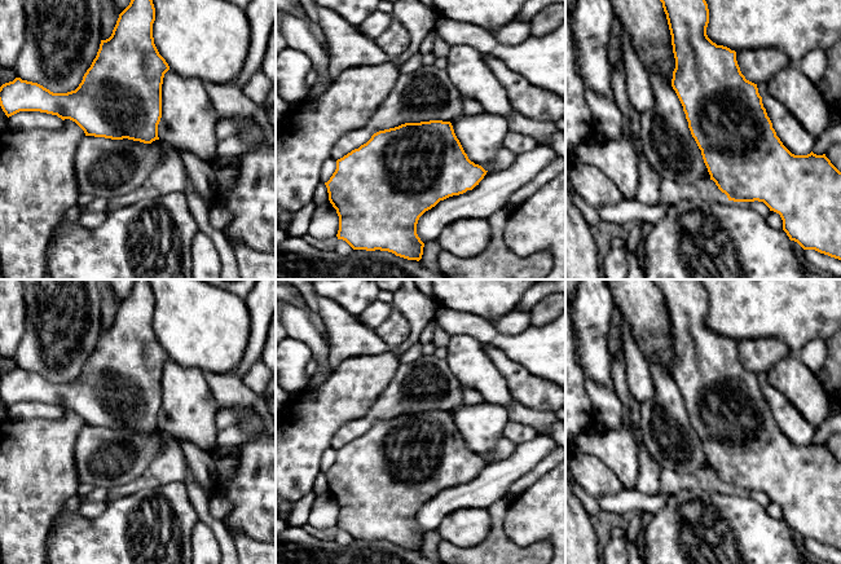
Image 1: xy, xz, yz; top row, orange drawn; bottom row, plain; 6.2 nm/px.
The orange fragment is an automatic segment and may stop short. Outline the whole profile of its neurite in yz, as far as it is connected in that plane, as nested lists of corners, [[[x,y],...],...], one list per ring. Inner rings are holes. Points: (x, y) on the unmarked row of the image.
[[[653,279],[666,304],[675,358],[672,376],[686,404],[688,418],[695,428],[704,453],[718,479],[728,490],[763,492],[770,501],[780,504],[783,520],[791,530],[803,539],[841,550],[841,462],[823,445],[813,441],[807,445],[792,444],[776,426],[758,383],[757,374],[745,369],[736,351],[736,342],[717,335],[706,325],[709,299],[699,279]]]

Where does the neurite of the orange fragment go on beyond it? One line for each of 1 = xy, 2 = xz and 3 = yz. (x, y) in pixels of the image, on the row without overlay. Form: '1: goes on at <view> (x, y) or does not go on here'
1: does not go on here
2: does not go on here
3: does not go on here

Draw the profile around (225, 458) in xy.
[[[217,448],[213,453],[219,483],[228,481],[238,464],[239,448]]]

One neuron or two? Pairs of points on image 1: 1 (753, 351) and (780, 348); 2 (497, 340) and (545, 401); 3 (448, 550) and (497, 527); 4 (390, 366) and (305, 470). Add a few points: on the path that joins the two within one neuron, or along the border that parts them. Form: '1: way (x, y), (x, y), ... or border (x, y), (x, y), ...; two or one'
1: way (760, 351), (774, 349); one
2: border (487, 343), (498, 347), (510, 358), (538, 377); two
3: way (462, 550), (481, 550), (491, 541); one
4: way (361, 386), (305, 441); one

